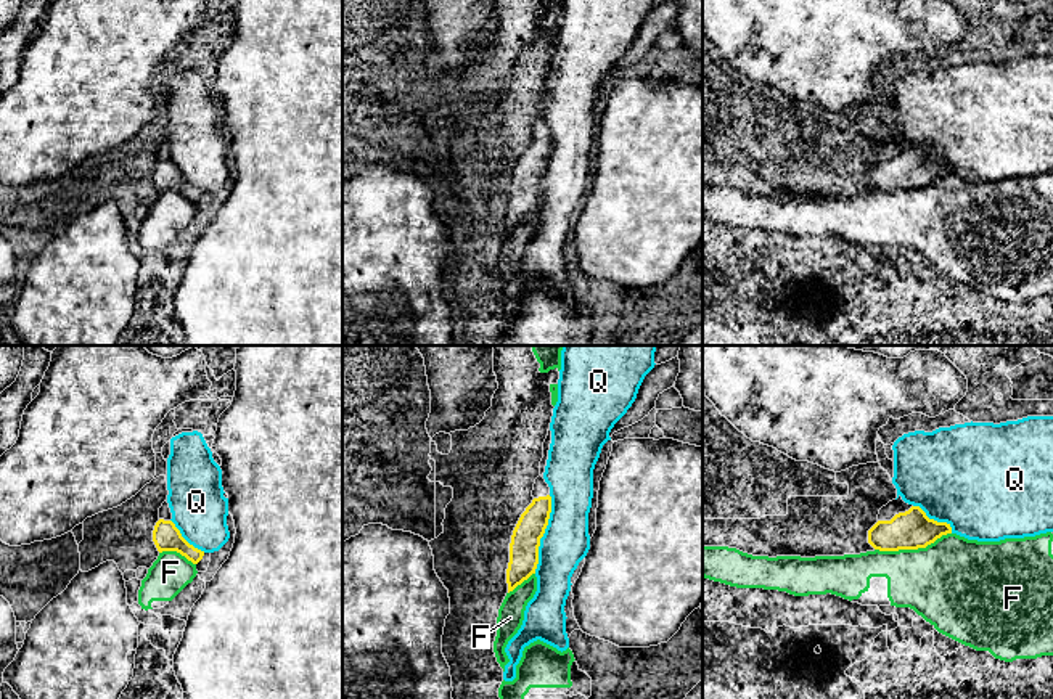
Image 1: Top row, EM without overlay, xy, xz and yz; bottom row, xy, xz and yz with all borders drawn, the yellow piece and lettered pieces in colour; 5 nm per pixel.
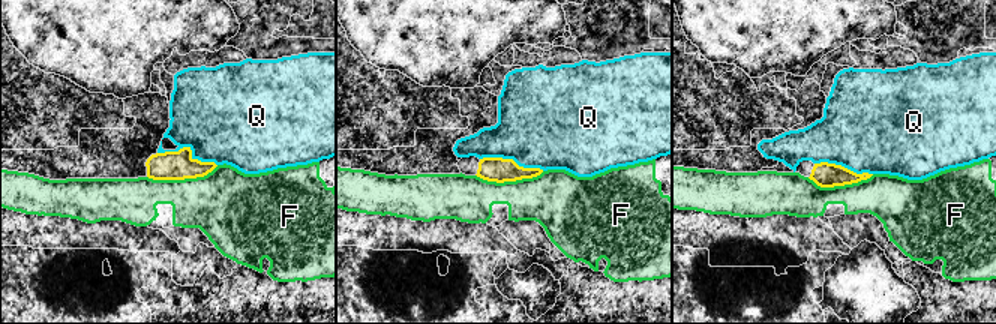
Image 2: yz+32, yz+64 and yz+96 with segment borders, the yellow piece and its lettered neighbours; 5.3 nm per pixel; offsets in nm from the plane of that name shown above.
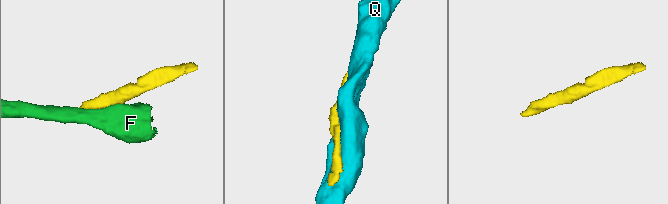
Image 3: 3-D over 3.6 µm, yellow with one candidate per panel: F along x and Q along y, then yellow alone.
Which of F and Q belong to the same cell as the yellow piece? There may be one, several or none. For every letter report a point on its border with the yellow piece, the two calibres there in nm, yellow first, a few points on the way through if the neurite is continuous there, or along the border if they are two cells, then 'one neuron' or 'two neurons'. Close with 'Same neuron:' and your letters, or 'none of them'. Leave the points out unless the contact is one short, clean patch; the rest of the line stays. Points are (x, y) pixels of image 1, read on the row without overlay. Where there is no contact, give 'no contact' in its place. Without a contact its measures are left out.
F: yz (912, 188) | 190/420 nm | two neurons
Q: xz (544, 172) | 140/240 nm | two neurons
Same neuron: none of them

